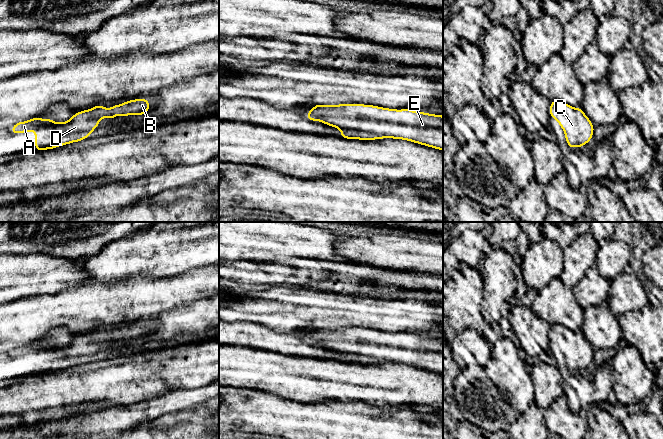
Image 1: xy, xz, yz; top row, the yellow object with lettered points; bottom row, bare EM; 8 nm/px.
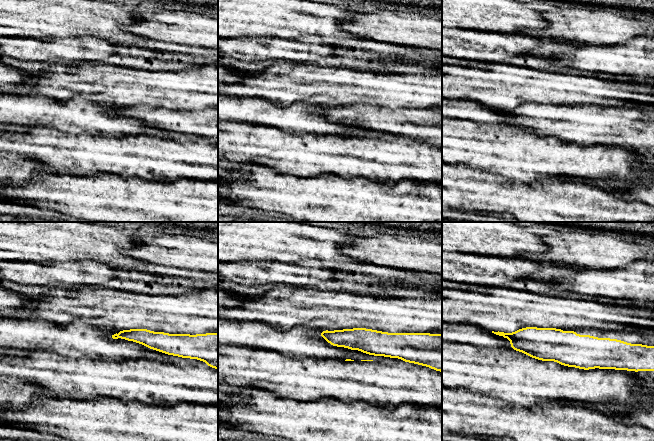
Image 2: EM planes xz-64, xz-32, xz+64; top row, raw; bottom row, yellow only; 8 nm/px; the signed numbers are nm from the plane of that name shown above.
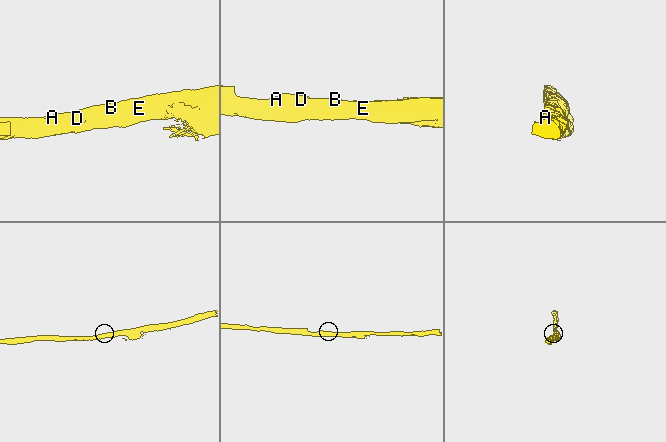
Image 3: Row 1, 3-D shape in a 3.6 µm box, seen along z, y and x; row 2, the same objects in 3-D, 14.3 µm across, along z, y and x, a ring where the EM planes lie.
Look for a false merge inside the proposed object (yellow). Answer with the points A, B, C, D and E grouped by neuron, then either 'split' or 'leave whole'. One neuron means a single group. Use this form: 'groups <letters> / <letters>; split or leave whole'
groups A B C D E; leave whole

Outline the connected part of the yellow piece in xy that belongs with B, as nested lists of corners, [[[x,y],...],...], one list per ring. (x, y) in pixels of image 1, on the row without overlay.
[[[131,323],[119,330],[115,328],[110,333],[96,329],[89,334],[75,337],[67,346],[56,347],[52,343],[39,341],[24,346],[17,346],[10,355],[21,358],[31,354],[35,357],[35,374],[55,373],[90,361],[99,350],[101,342],[113,343],[115,340],[145,339],[150,333],[147,323]]]

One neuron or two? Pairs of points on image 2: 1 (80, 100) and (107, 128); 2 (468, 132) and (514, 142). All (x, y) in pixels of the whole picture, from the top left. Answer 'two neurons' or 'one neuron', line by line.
1: one neuron
2: one neuron

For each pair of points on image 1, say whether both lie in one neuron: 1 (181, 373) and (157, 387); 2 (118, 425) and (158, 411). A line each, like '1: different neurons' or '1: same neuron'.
1: same neuron
2: same neuron

